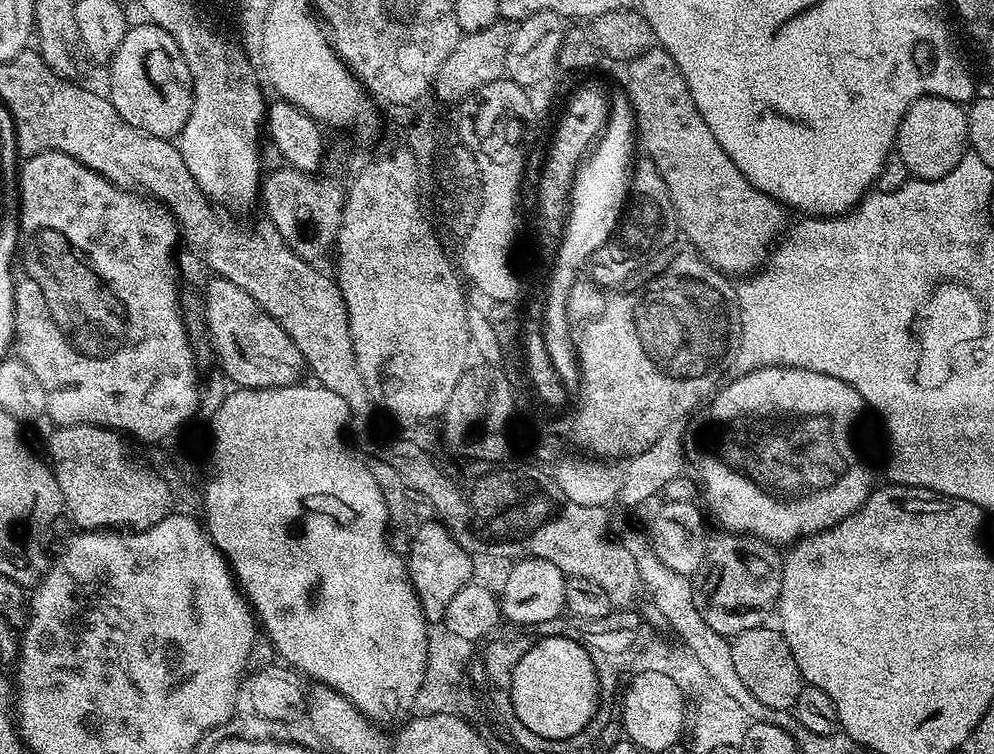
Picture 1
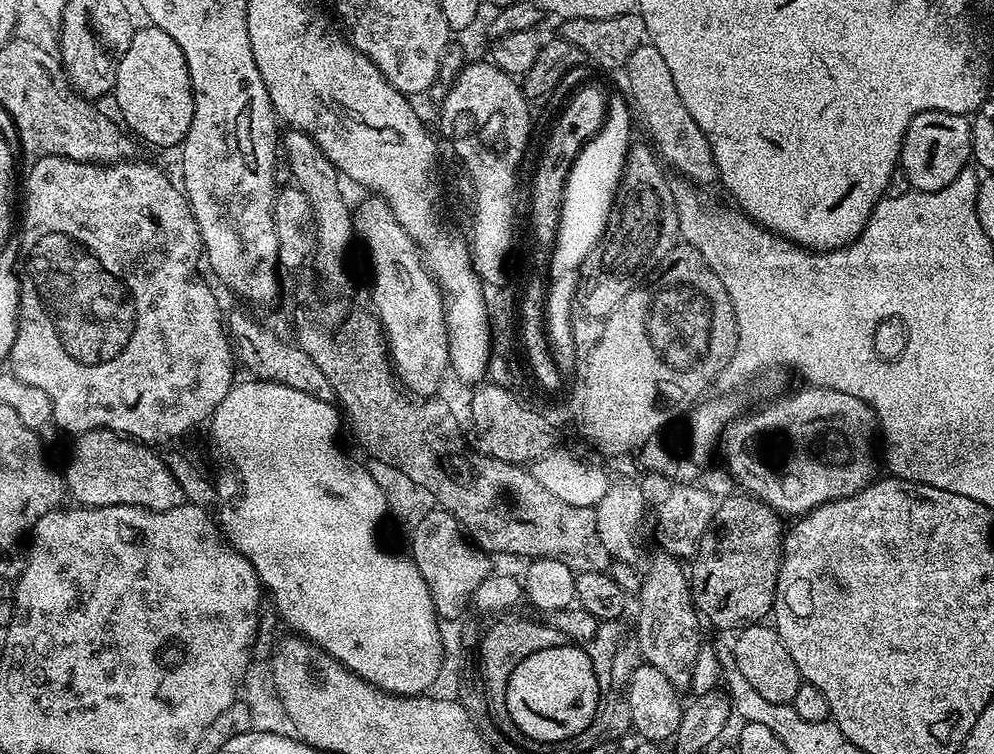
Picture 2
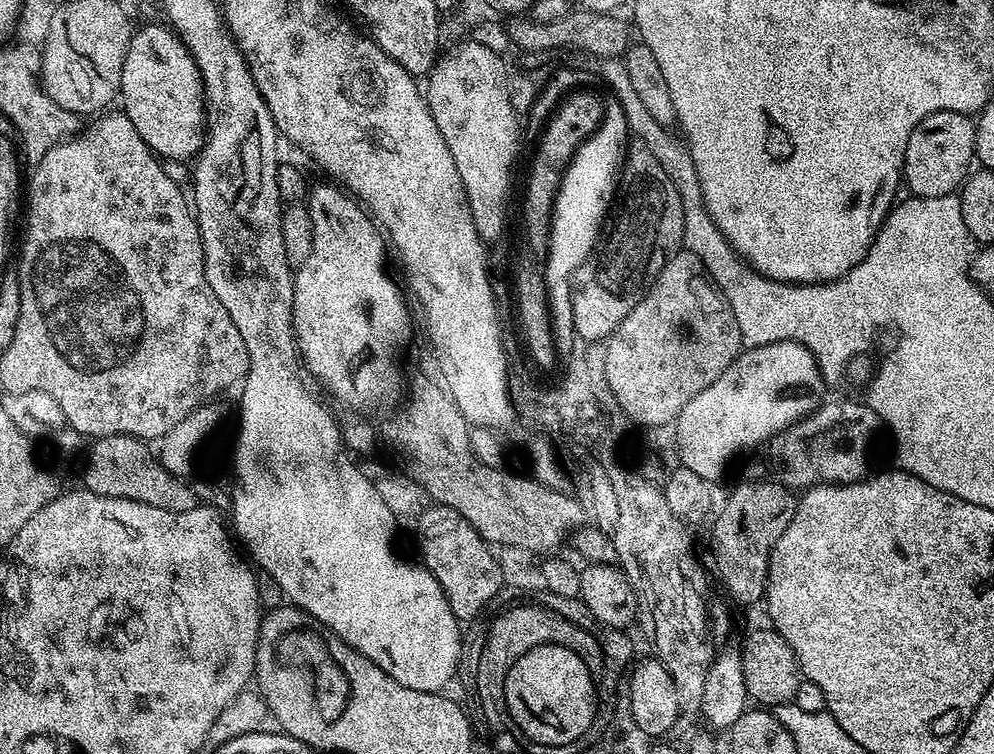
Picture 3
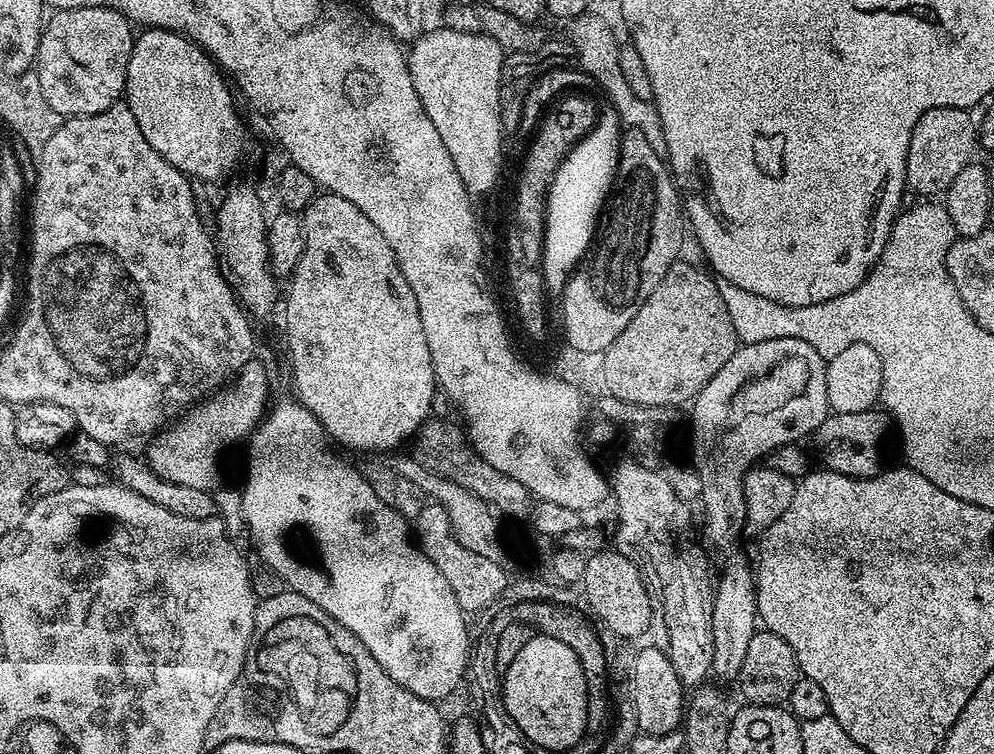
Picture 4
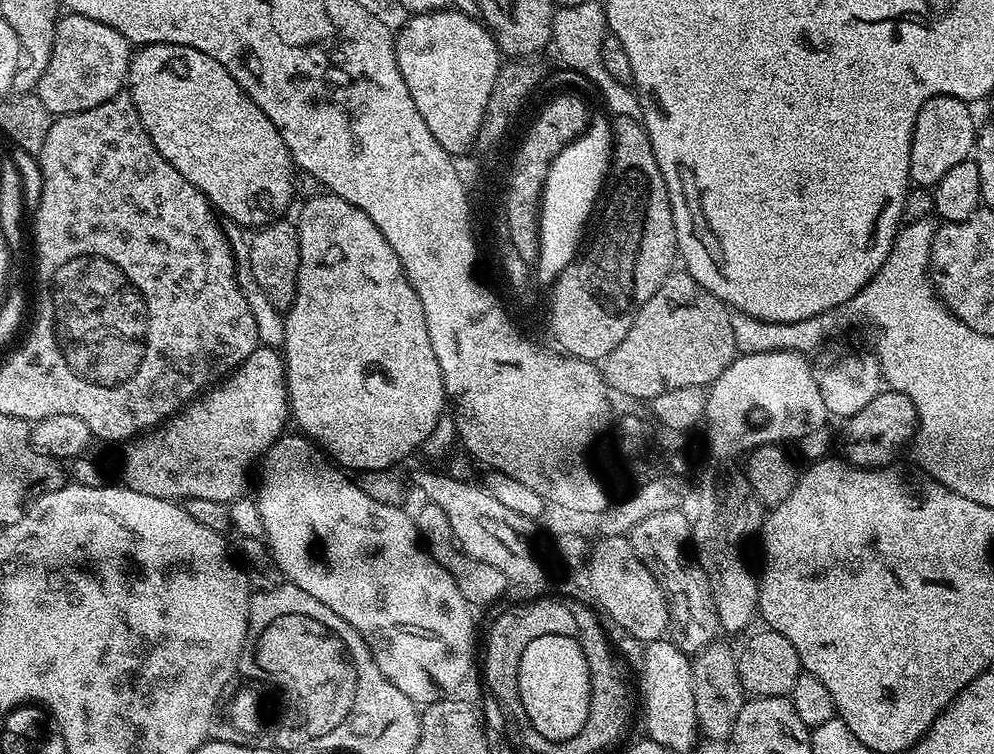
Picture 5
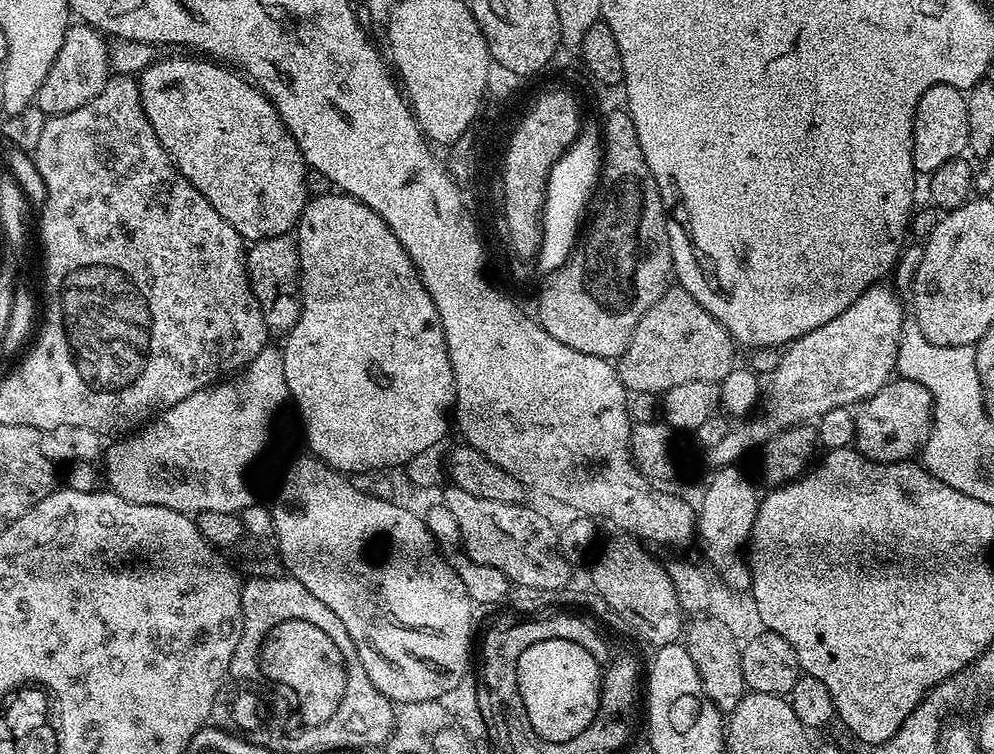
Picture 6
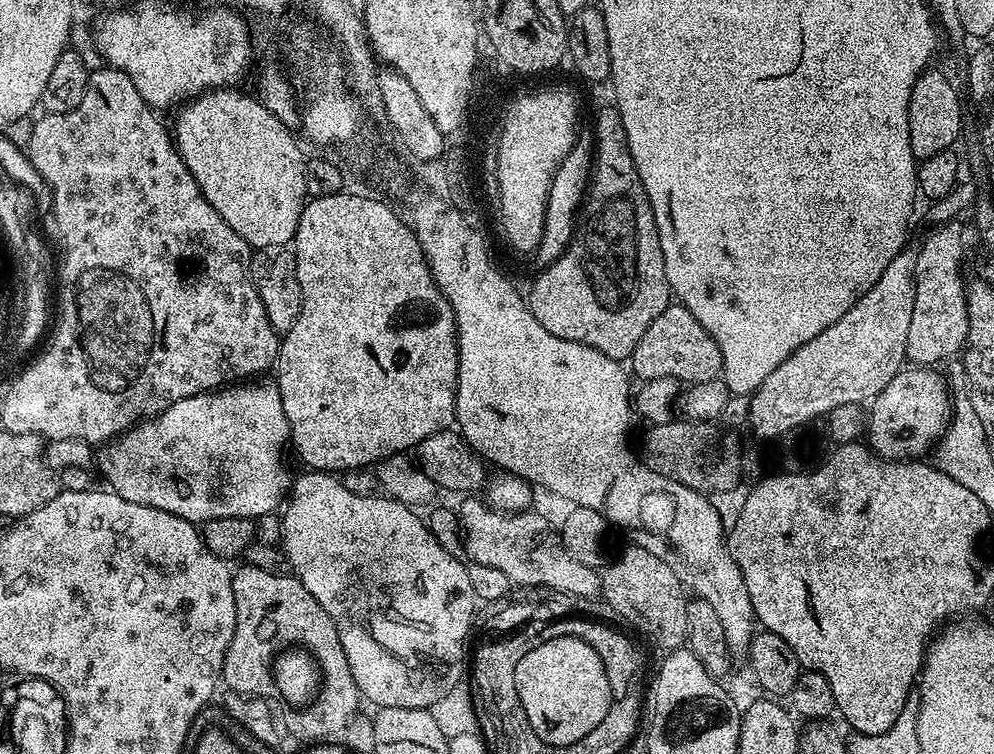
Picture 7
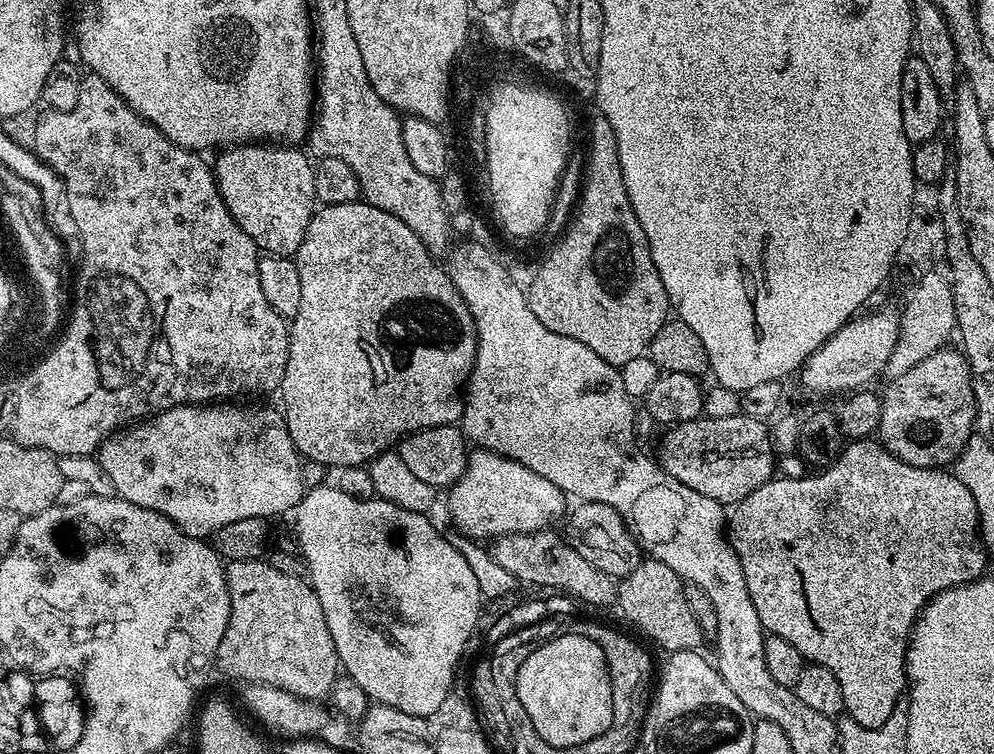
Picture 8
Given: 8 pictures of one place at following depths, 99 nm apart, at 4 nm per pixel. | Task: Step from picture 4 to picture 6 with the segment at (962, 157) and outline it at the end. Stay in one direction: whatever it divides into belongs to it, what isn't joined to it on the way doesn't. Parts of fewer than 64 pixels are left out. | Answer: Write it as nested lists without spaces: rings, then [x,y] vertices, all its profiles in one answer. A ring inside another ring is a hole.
[[[949,84],[930,86],[930,90],[922,94],[912,127],[912,165],[917,173],[930,174],[938,170],[938,166],[965,155],[968,146],[967,109],[967,95]]]

